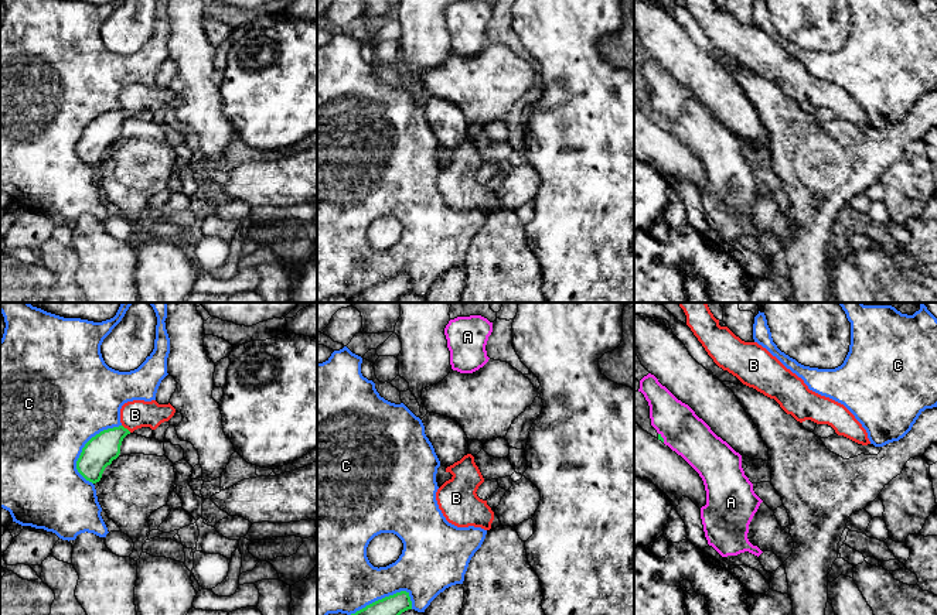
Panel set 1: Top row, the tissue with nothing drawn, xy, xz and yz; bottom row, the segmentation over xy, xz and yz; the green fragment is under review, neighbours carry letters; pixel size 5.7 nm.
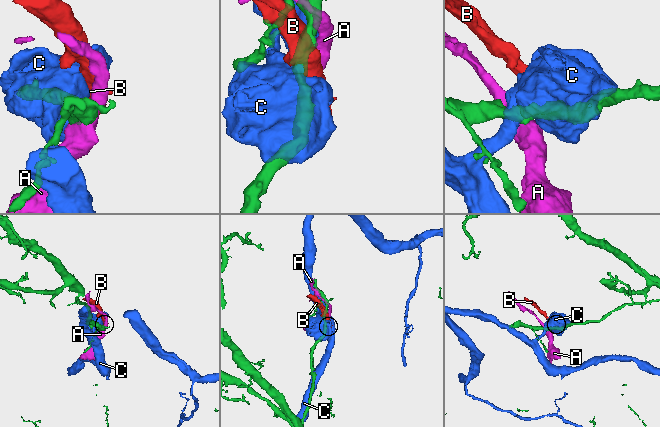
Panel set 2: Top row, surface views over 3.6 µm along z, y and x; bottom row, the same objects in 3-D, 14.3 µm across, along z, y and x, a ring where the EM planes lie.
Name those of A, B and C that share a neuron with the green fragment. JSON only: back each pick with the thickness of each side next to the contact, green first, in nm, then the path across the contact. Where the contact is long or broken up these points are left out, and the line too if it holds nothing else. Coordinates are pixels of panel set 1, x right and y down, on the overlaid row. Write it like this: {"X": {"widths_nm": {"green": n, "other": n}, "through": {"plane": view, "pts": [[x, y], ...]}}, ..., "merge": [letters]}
{"merge": []}

